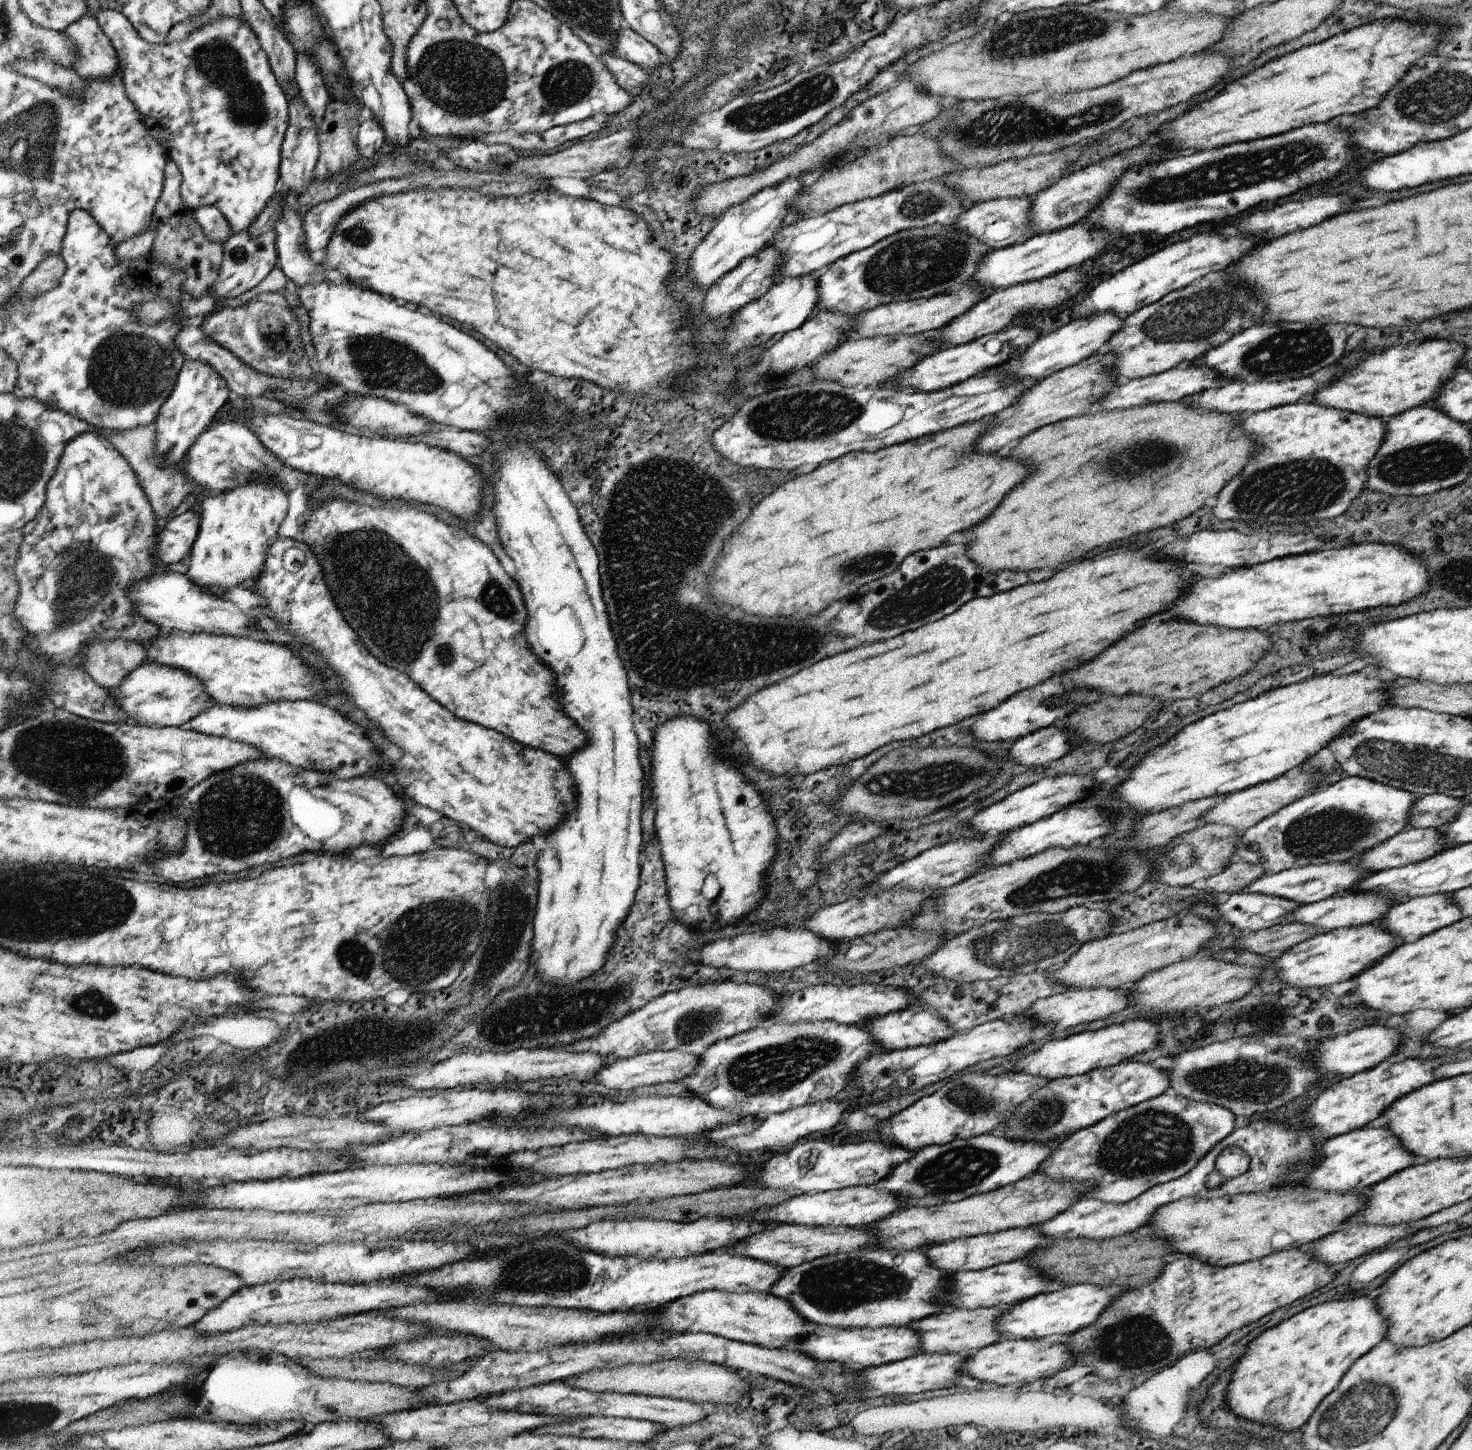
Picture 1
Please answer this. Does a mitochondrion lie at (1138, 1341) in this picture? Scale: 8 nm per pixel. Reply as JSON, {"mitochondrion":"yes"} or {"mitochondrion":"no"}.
{"mitochondrion":"yes"}

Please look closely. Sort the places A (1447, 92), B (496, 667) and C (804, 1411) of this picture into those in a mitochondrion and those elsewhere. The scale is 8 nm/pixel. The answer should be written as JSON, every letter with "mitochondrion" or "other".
{"A":"mitochondrion","B":"other","C":"other"}

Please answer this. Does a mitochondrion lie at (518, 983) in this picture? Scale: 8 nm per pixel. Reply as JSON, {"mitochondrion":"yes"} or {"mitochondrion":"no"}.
{"mitochondrion":"no"}

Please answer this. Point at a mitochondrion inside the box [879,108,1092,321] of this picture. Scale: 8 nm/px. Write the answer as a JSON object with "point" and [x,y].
{"point":[922,205]}

